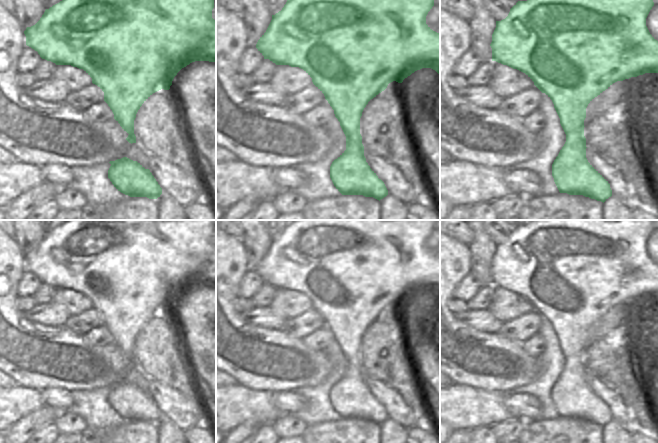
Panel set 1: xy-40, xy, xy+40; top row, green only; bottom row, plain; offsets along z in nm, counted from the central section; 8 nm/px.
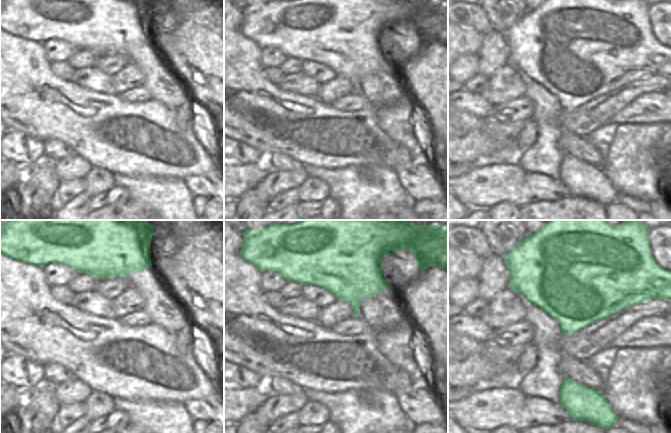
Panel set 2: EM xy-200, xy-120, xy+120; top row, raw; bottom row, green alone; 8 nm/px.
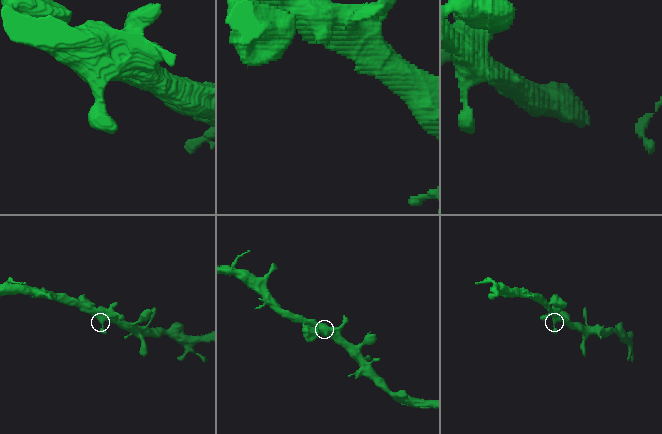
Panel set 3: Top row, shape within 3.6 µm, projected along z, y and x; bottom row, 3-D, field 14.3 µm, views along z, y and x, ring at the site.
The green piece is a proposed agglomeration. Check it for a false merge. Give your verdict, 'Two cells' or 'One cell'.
One cell.

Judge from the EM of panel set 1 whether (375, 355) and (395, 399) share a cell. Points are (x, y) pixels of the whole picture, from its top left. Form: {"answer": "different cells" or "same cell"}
{"answer": "different cells"}

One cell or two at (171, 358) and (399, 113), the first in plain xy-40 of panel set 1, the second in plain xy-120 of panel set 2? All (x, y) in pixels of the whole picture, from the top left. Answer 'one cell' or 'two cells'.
one cell

